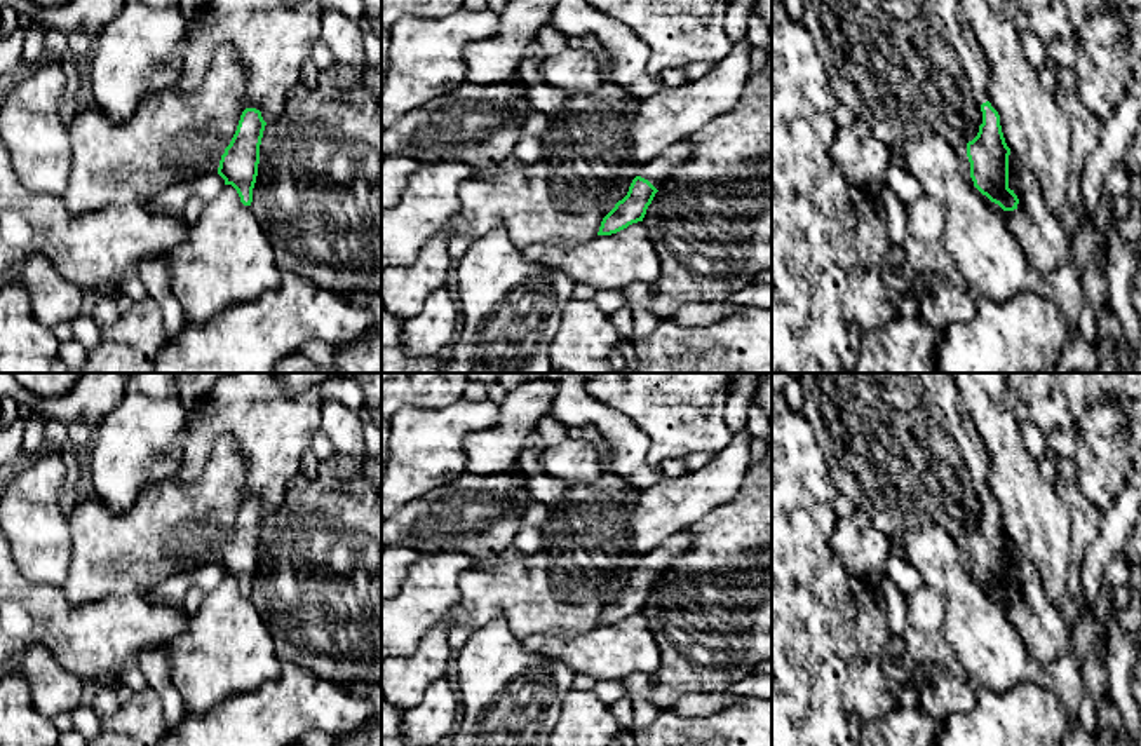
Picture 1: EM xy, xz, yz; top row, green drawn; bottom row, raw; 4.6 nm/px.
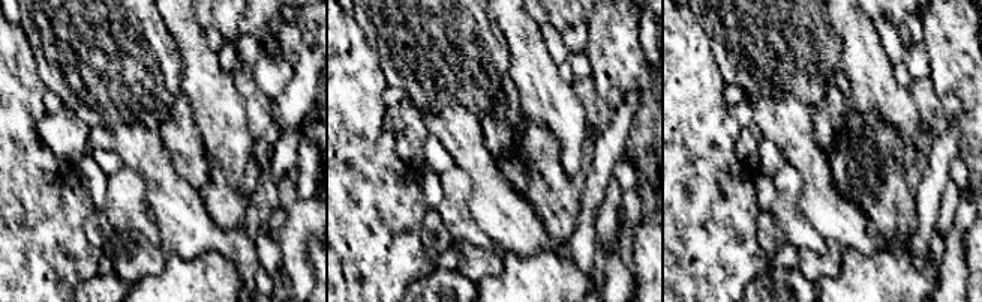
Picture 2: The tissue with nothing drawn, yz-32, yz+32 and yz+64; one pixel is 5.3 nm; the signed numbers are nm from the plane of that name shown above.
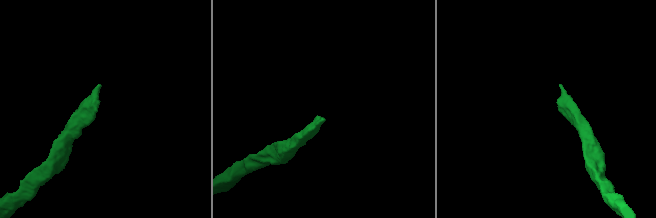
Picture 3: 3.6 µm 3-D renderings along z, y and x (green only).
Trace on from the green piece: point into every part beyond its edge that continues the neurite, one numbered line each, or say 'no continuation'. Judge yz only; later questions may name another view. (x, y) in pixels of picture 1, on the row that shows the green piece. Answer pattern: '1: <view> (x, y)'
1: yz (962, 149)

